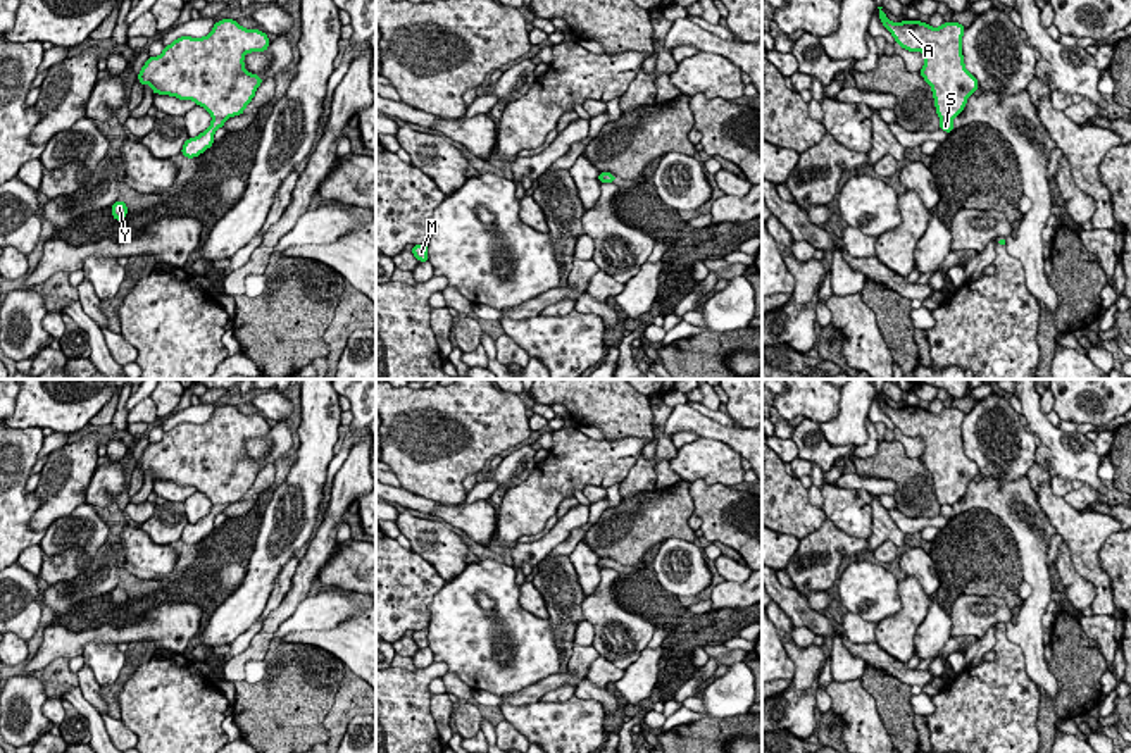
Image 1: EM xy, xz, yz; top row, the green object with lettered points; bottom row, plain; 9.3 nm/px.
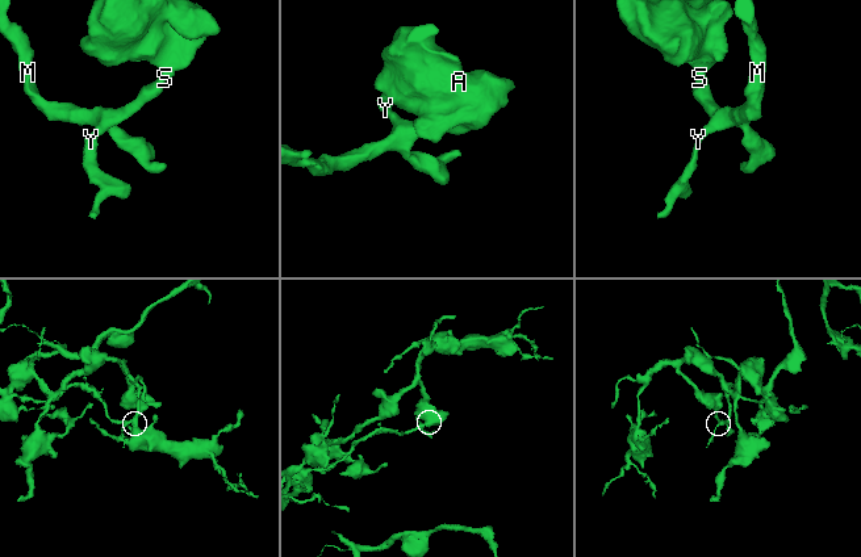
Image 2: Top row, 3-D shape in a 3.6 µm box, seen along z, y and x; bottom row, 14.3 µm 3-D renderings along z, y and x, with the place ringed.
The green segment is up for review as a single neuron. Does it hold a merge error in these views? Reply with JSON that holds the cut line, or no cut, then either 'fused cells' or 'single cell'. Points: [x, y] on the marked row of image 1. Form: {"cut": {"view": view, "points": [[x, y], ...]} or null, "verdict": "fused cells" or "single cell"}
{"cut": {"view": "xy", "points": [[226, 116], [212, 119]]}, "verdict": "fused cells"}

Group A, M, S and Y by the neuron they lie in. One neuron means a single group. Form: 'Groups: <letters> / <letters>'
Groups: A / M S Y

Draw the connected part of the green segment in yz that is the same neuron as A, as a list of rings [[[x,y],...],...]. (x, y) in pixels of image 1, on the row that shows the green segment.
[[[879,9],[881,24],[895,41],[909,52],[924,53],[924,67],[919,71],[933,90],[934,107],[940,119],[953,119],[978,90],[978,79],[965,69],[962,36],[965,28],[959,22],[943,22],[931,28],[921,21],[891,22]]]

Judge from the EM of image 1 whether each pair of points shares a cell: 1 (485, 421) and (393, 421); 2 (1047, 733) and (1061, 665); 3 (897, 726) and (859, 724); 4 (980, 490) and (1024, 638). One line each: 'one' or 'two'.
1: one
2: one
3: two
4: one

